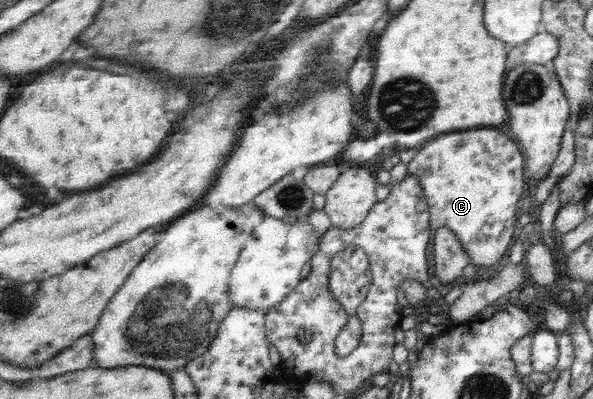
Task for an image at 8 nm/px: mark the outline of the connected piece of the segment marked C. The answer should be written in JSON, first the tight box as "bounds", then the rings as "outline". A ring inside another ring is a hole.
{"bounds":[410,130,525,271],"outline":[[[469,130],[469,132],[459,132],[459,134],[449,134],[449,136],[441,136],[439,140],[431,140],[410,162],[410,174],[419,176],[423,183],[424,189],[427,190],[427,200],[431,203],[432,225],[435,232],[445,226],[453,229],[461,238],[465,250],[469,252],[471,260],[481,271],[491,270],[493,266],[497,266],[505,254],[511,248],[511,242],[515,238],[517,232],[517,222],[523,222],[519,214],[519,202],[525,194],[525,158],[523,152],[519,150],[519,146],[509,138],[507,134],[499,130]],[[483,142],[489,148],[489,154],[485,154],[483,160]],[[497,222],[505,222],[505,229],[496,237],[487,237],[481,233],[485,224],[497,224]]]}

